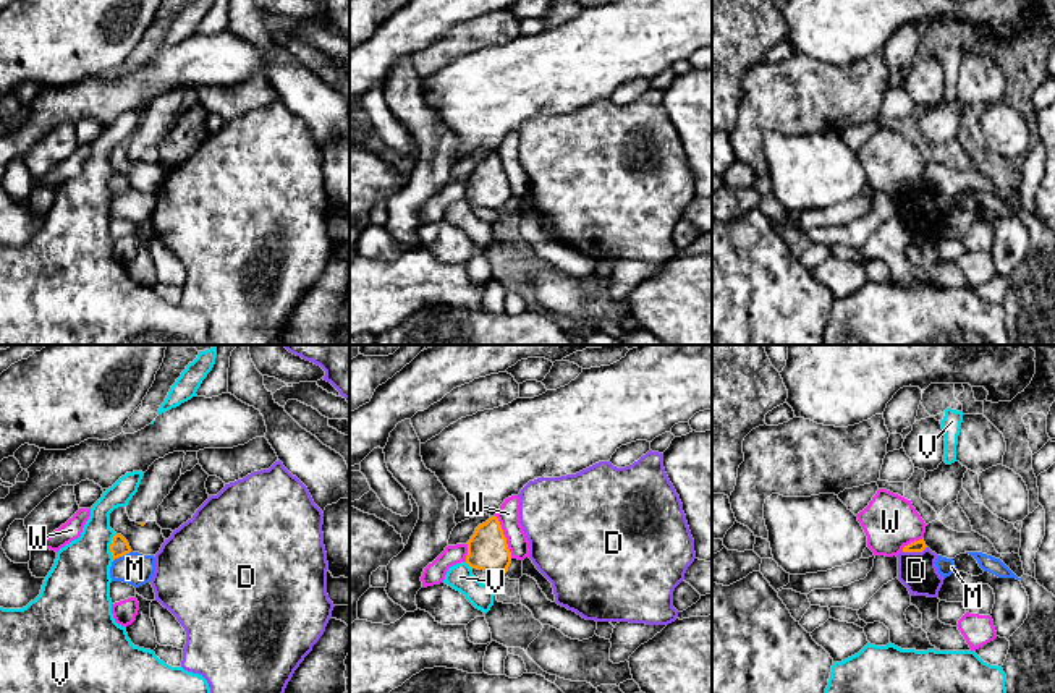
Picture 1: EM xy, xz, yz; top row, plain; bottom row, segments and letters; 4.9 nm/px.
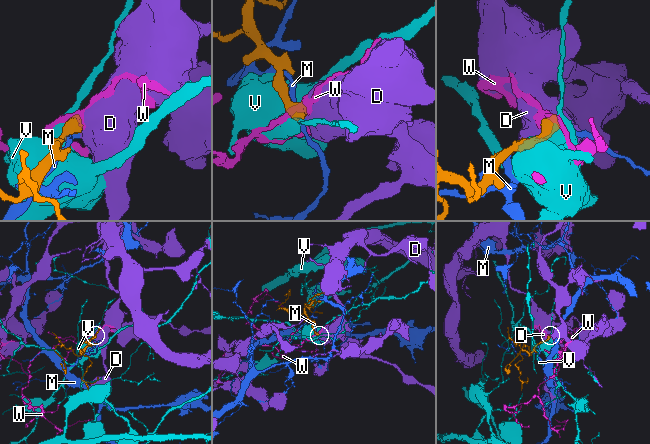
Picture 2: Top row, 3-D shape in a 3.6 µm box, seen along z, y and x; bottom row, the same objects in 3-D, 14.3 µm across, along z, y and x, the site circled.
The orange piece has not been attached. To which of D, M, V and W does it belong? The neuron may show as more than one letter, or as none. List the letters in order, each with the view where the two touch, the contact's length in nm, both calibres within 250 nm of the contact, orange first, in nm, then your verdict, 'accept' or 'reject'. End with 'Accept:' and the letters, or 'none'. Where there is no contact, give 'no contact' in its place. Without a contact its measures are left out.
D: yz | 130 nm | 60/190 nm | reject
M: xy | 110 nm | 90/160 nm | reject
V: xy | 140 nm | 90/320 nm | reject
W: xz | 240 nm | 200/110 nm | reject
Accept: none

